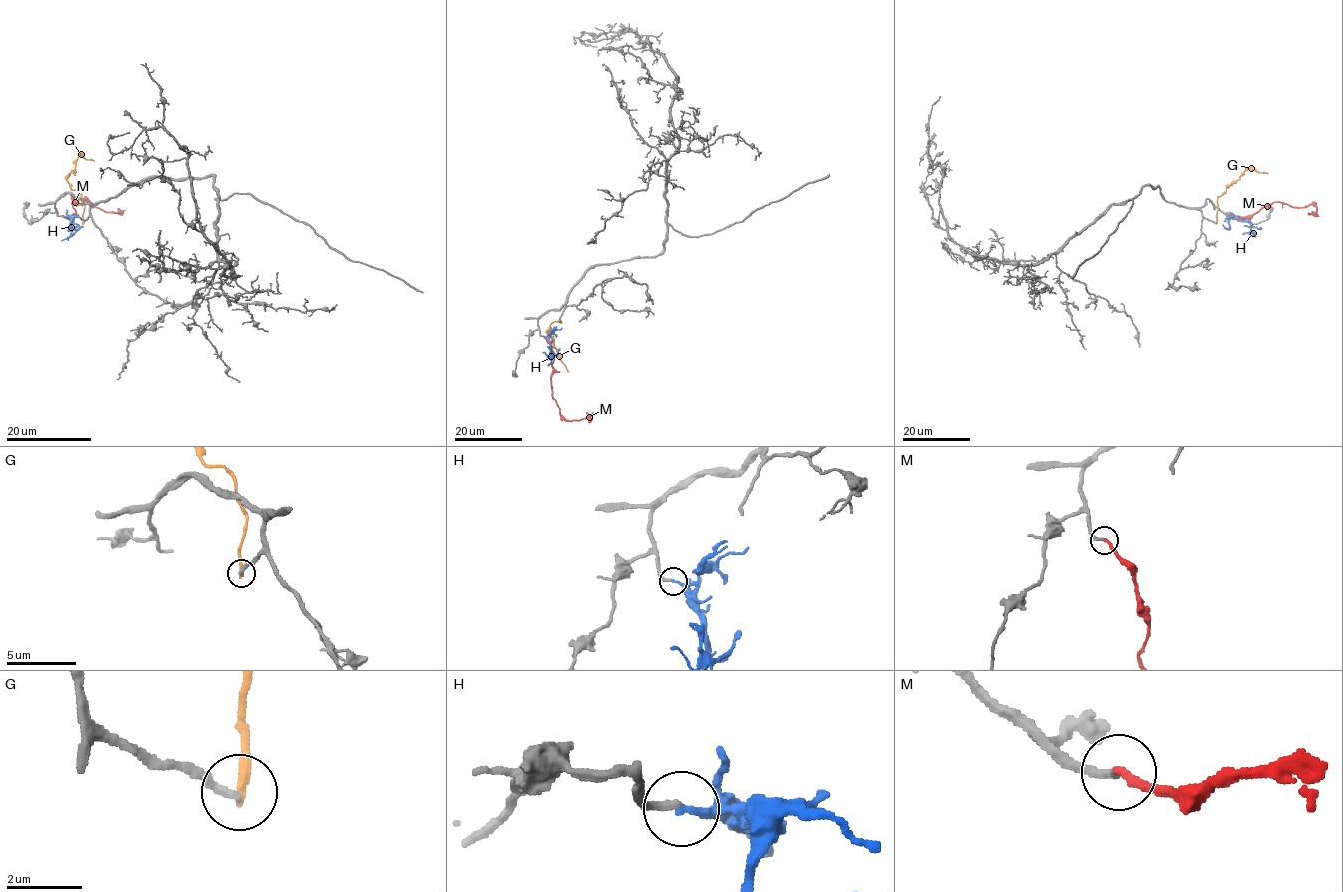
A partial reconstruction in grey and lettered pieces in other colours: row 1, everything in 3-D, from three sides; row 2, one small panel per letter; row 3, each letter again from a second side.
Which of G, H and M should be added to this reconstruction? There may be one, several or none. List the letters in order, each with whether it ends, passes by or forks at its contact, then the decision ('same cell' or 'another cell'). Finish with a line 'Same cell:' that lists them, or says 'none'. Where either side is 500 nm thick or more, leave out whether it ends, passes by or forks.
G: it ends there; another cell
H: it ends there; another cell
M: it ends there; same cell
Same cell: M

